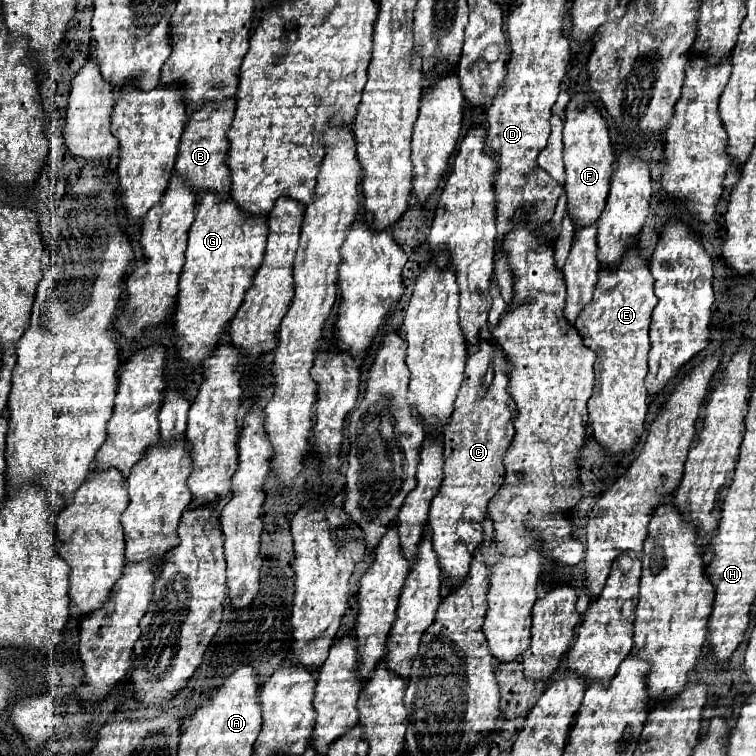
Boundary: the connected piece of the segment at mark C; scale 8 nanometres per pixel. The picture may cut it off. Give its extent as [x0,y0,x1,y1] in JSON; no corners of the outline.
[428,340,516,586]

